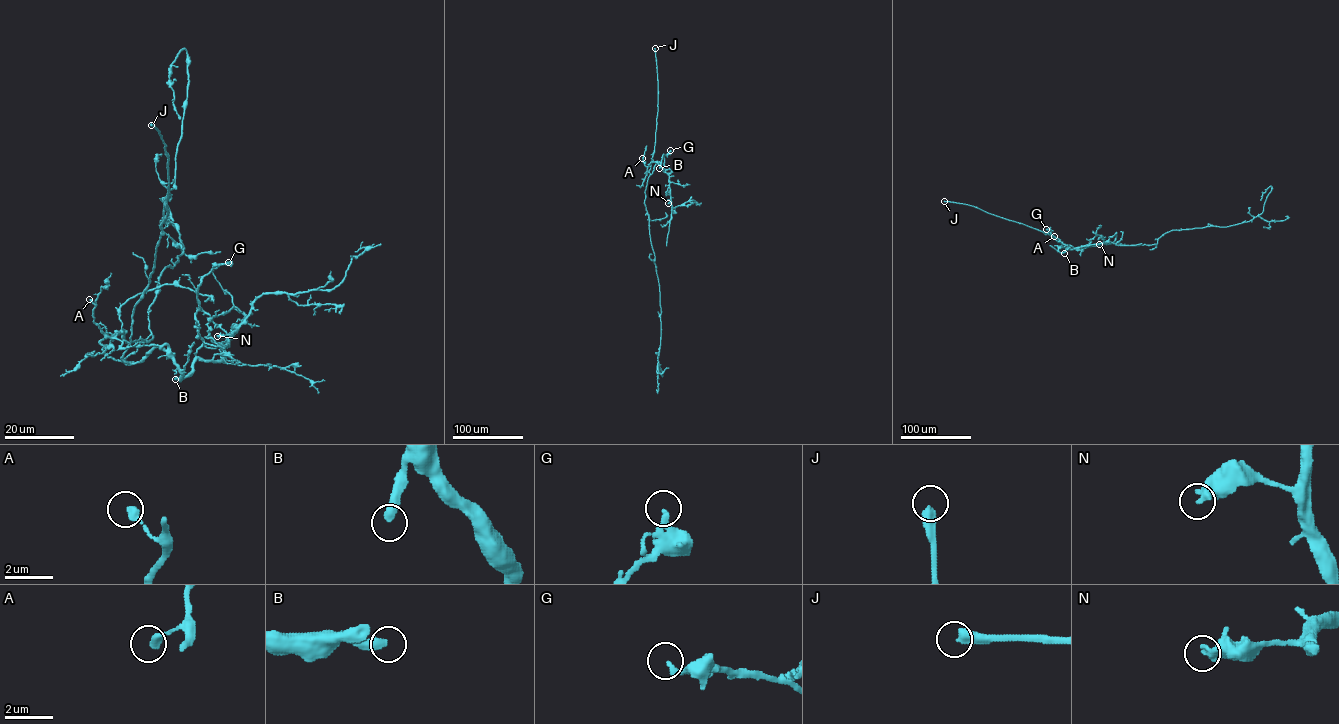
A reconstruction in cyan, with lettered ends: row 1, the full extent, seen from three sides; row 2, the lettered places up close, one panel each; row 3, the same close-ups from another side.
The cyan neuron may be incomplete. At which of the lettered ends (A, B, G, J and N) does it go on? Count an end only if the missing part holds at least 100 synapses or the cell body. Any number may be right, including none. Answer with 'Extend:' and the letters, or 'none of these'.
Extend: B, J

